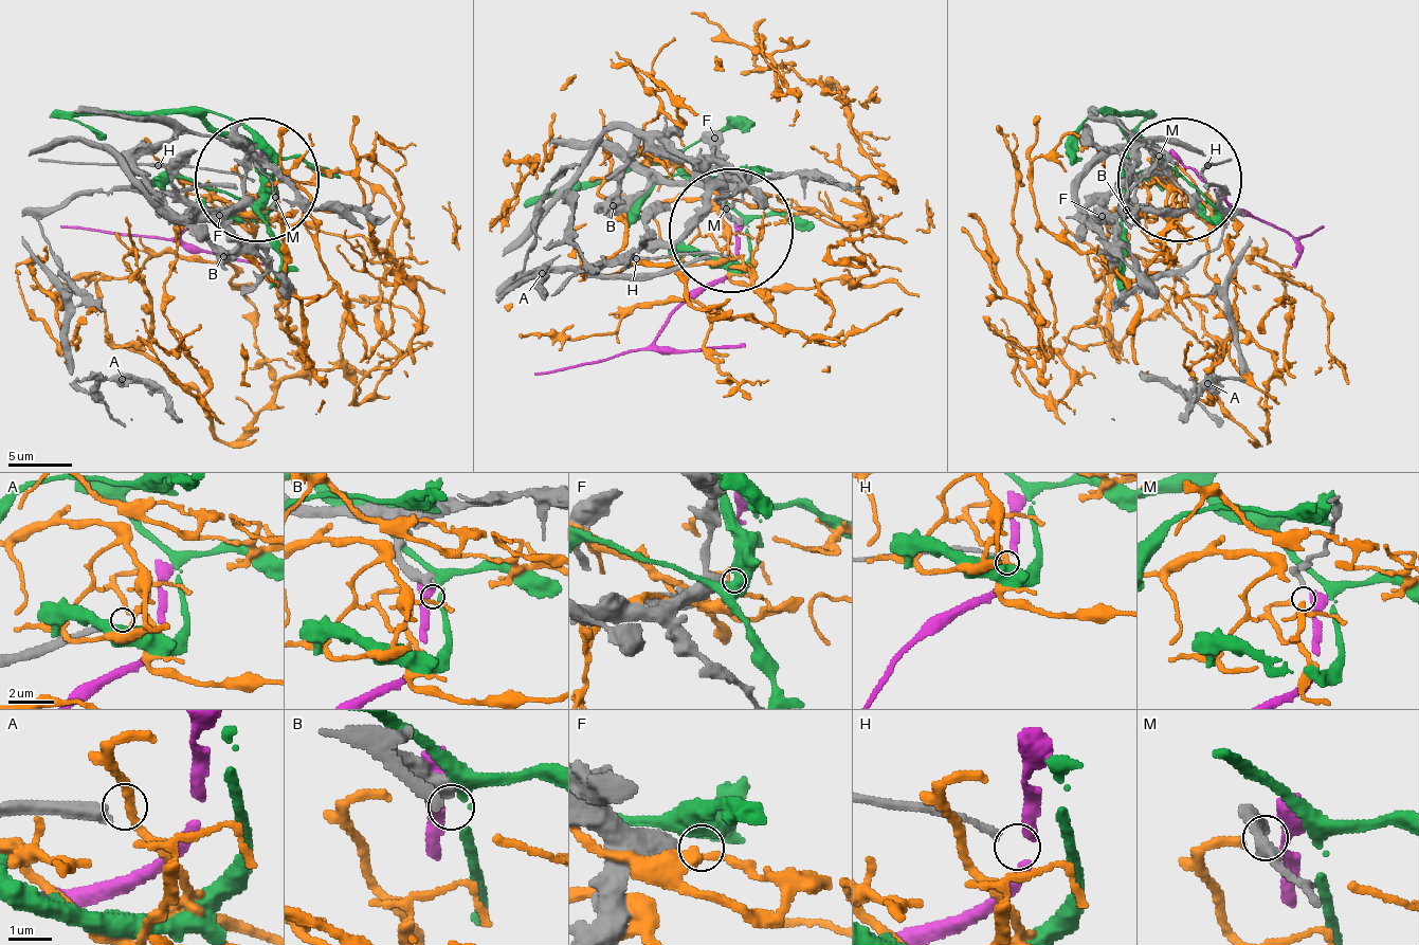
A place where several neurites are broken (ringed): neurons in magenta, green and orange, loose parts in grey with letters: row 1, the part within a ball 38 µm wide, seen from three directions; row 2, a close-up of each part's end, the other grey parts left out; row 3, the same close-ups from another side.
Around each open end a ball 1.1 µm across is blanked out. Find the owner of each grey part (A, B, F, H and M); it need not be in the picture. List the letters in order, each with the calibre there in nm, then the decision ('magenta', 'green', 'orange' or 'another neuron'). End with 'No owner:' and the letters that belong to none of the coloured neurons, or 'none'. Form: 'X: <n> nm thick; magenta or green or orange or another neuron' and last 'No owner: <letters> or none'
A: 340 nm thick; another neuron
B: 360 nm thick; another neuron
F: 380 nm thick; another neuron
H: 140 nm thick; another neuron
M: 240 nm thick; orange
No owner: A, B, F, H

